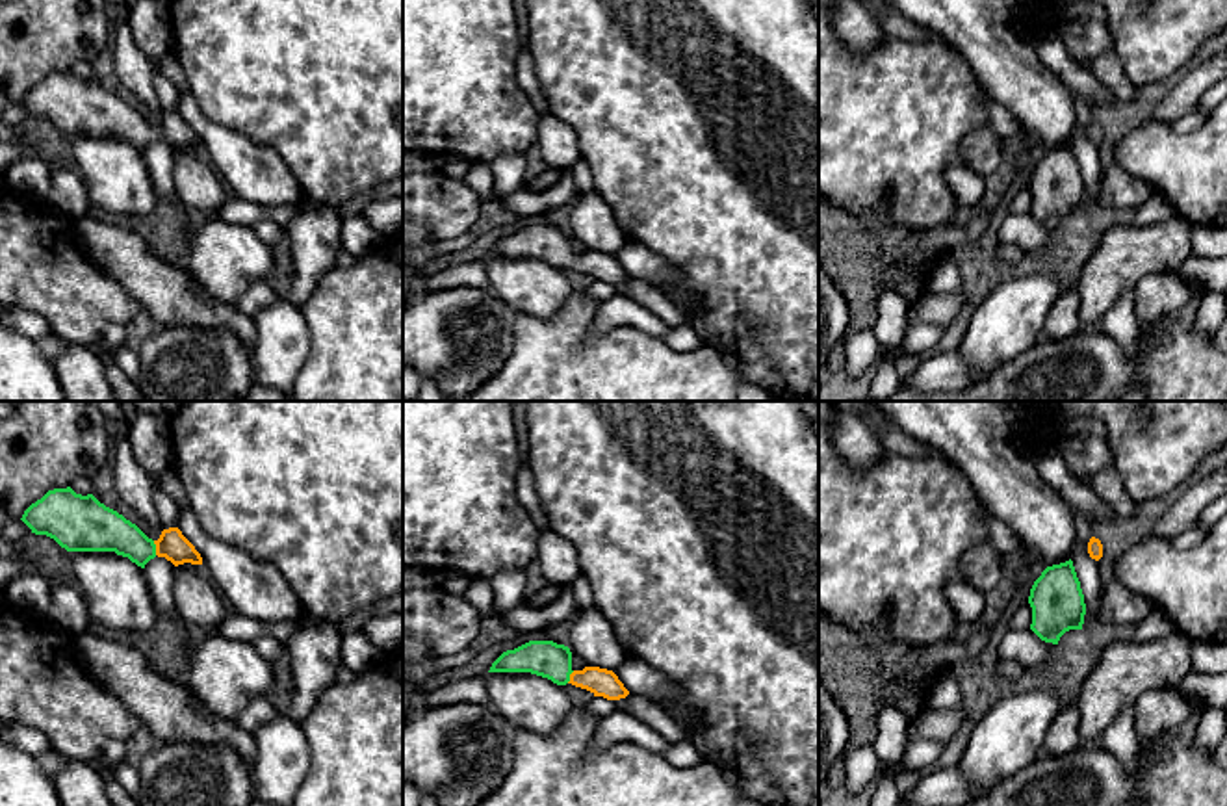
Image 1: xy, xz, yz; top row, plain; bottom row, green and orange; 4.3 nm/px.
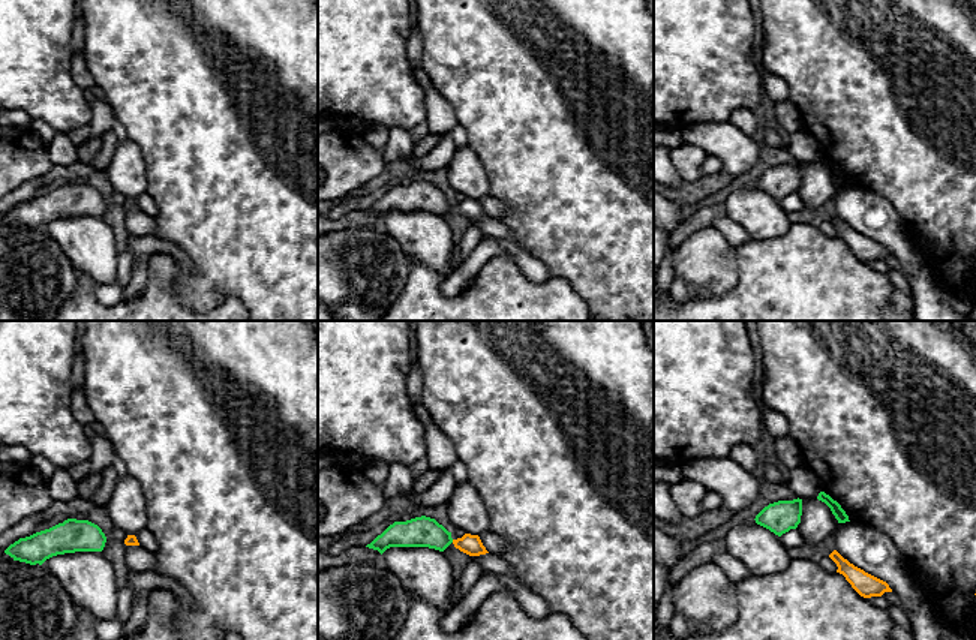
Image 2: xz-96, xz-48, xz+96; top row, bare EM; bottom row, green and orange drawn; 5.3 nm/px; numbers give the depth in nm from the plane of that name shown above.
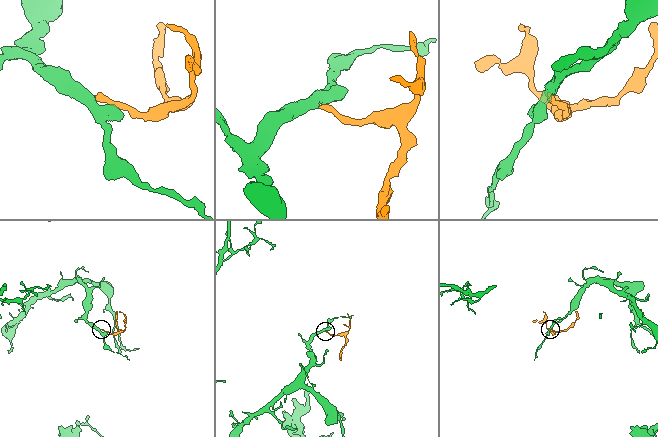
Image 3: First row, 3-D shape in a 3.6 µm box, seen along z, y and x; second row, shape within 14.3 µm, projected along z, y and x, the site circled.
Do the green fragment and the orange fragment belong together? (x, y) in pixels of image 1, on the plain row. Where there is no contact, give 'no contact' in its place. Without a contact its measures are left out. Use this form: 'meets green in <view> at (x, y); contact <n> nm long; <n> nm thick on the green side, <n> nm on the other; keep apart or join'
meets green in xy at (154, 132); contact 70 nm long; 190 nm thick on the green side, 130 nm on the other; join

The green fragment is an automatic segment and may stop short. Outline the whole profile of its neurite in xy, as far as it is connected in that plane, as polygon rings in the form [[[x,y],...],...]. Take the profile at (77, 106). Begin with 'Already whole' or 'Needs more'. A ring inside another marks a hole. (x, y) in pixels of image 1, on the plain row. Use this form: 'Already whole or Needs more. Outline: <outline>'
Needs more. Outline: [[[71,71],[48,74],[20,104],[32,117],[54,123],[67,136],[115,136],[141,152],[156,139],[174,150],[202,149],[200,137],[178,111],[163,113],[152,124],[93,78],[82,80]]]

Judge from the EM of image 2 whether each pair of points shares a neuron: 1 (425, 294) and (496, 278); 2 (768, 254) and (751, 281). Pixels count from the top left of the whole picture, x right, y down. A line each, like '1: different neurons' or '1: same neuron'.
1: same neuron
2: same neuron

